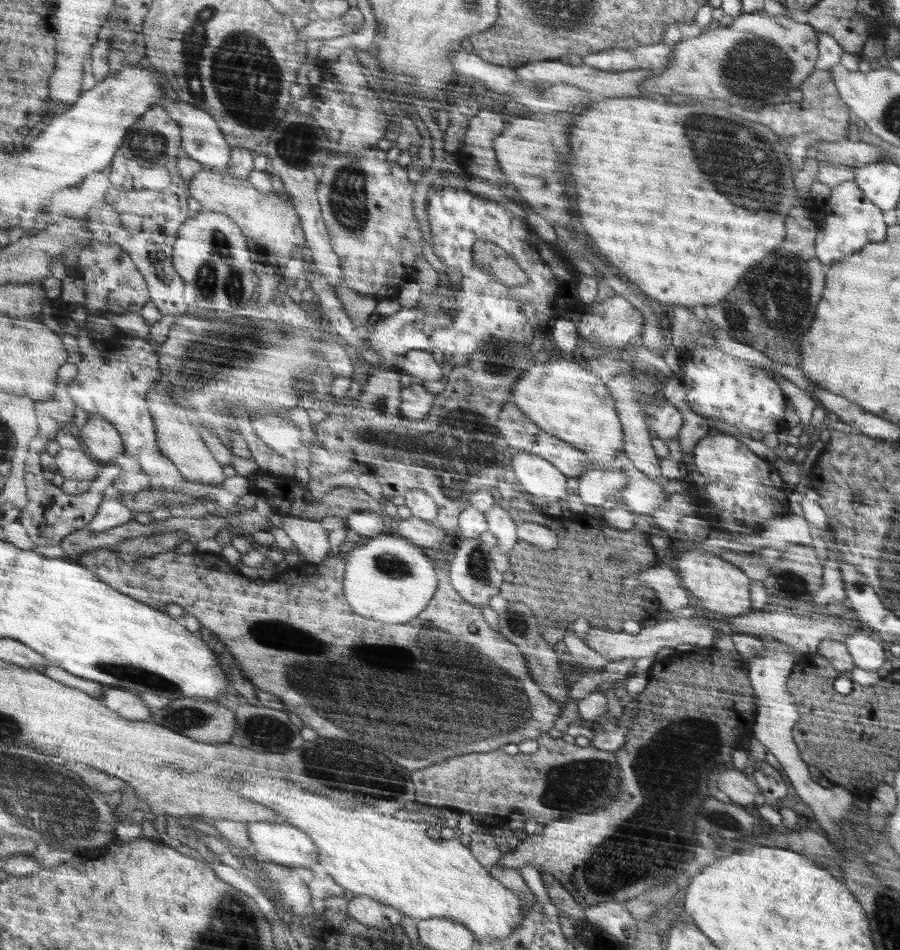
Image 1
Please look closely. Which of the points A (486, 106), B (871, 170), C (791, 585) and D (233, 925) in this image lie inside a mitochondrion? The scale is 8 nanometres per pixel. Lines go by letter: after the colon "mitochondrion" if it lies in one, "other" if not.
A: other
B: other
C: mitochondrion
D: mitochondrion

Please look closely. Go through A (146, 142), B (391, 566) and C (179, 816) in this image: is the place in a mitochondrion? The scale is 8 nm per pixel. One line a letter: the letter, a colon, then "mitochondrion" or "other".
A: mitochondrion
B: mitochondrion
C: other

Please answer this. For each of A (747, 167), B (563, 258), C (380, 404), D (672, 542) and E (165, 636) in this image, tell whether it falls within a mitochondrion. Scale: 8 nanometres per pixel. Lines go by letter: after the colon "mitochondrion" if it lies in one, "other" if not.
A: mitochondrion
B: other
C: mitochondrion
D: other
E: other

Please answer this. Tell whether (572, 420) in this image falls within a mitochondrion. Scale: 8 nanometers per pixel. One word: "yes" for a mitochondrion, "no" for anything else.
no

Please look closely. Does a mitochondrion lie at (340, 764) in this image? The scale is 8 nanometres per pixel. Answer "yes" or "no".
yes

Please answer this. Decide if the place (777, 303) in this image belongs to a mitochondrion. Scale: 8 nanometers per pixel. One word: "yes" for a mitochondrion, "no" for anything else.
yes

